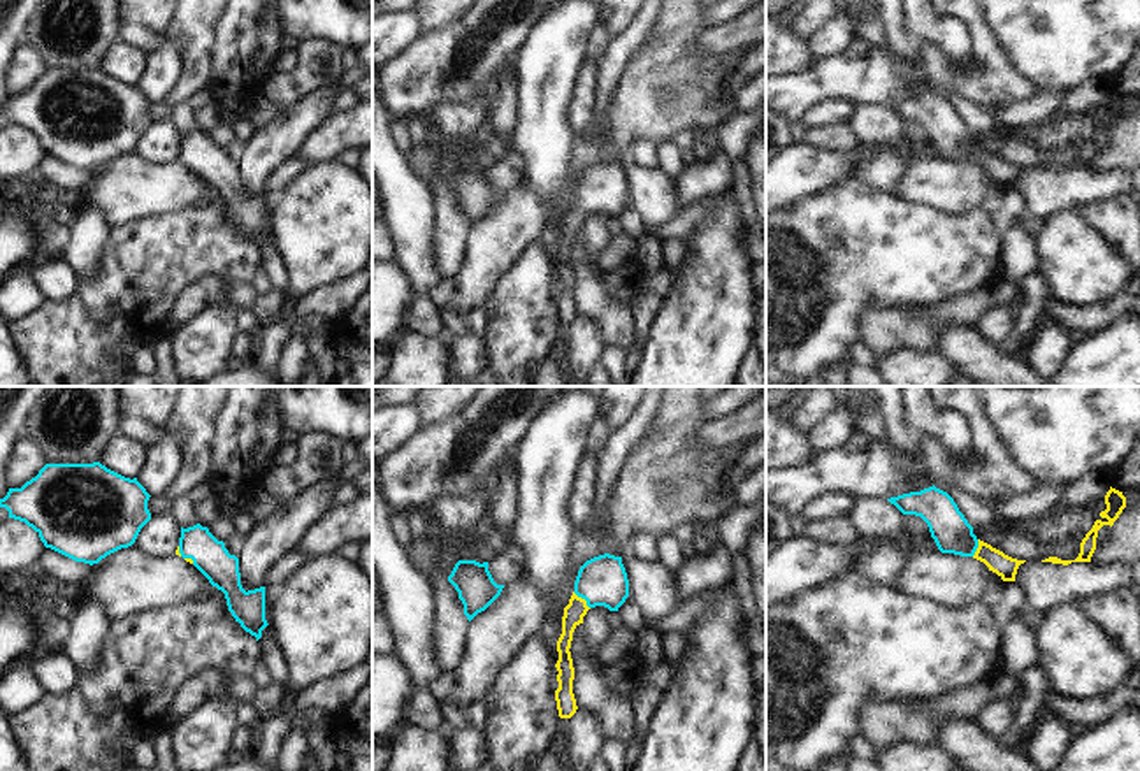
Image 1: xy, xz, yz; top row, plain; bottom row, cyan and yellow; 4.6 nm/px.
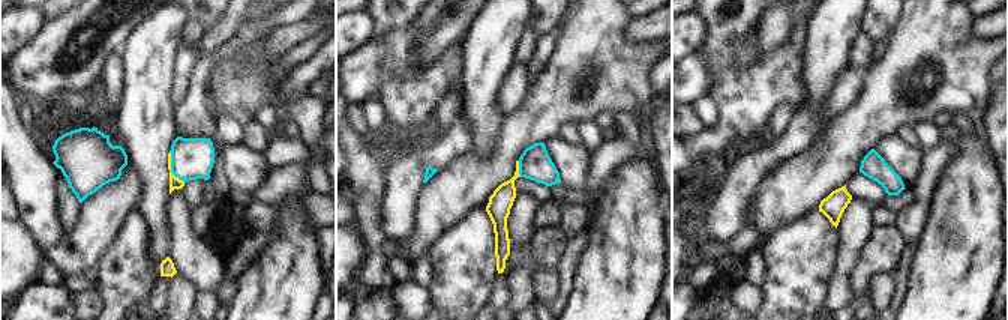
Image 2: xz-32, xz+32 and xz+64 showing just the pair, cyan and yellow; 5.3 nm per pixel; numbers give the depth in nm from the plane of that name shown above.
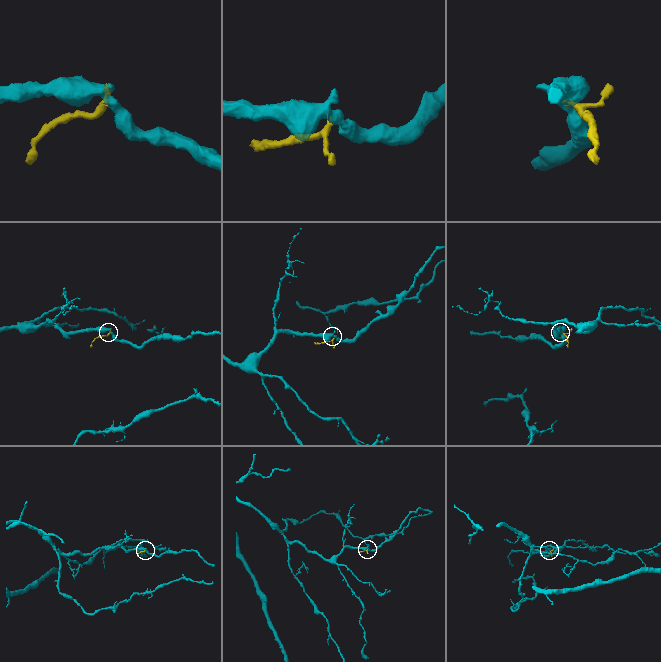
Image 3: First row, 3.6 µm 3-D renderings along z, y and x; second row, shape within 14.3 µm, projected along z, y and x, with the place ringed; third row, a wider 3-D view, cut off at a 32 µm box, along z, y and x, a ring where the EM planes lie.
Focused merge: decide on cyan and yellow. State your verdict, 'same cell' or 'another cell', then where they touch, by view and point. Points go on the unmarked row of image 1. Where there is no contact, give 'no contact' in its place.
same cell | xz (584, 204)

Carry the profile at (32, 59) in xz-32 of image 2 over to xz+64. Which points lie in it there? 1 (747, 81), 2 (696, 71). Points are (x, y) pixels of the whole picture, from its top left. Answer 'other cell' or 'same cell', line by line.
1: other cell
2: same cell

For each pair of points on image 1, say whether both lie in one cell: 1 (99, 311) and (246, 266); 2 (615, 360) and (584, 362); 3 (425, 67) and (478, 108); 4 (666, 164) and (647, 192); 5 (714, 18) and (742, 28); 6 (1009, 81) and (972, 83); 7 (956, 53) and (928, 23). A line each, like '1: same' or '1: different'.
1: same
2: different
3: different
4: different
5: different
6: same
7: same

